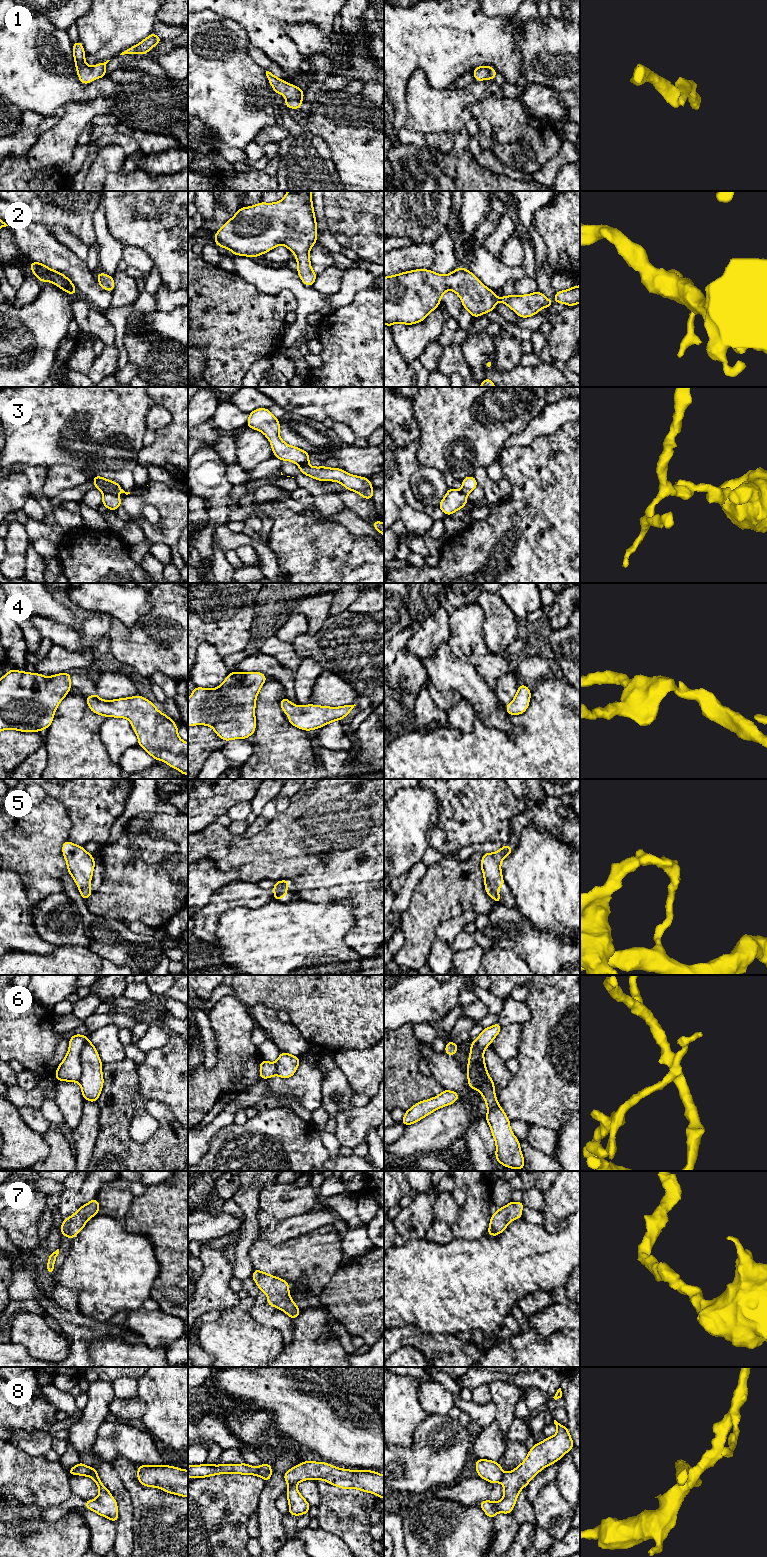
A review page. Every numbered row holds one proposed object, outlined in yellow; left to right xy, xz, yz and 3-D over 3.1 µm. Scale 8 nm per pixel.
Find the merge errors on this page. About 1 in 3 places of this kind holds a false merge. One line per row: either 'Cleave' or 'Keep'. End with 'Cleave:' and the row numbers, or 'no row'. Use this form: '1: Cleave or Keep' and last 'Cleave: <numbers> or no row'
1: Keep
2: Keep
3: Cleave
4: Keep
5: Keep
6: Cleave
7: Keep
8: Cleave
Cleave: 3, 6, 8

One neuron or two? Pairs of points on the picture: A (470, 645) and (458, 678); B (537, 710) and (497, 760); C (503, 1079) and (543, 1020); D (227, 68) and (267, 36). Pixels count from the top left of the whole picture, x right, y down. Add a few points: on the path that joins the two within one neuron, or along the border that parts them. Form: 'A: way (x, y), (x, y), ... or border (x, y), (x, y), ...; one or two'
A: border (447, 641), (455, 653), (462, 654), (465, 657); two
B: way (537, 725), (537, 729), (512, 754); one
C: border (513, 1074), (504, 1087), (495, 1084); two
D: border (236, 22), (241, 26), (242, 31), (250, 42); two

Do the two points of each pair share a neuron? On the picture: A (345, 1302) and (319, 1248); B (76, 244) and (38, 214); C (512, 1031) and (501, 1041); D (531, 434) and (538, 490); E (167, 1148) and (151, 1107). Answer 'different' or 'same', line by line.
A: different
B: different
C: same
D: different
E: same

